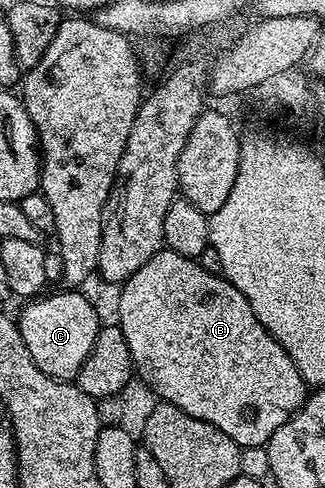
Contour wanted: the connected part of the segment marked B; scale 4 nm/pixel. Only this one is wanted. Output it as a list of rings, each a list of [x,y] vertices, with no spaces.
[[[169,250],[157,252],[132,278],[121,285],[116,323],[128,341],[137,379],[146,384],[159,401],[180,406],[192,418],[200,418],[228,434],[243,450],[261,449],[302,407],[308,395],[306,379],[288,358],[284,346],[260,326],[248,298],[217,272],[204,270],[193,256]]]

